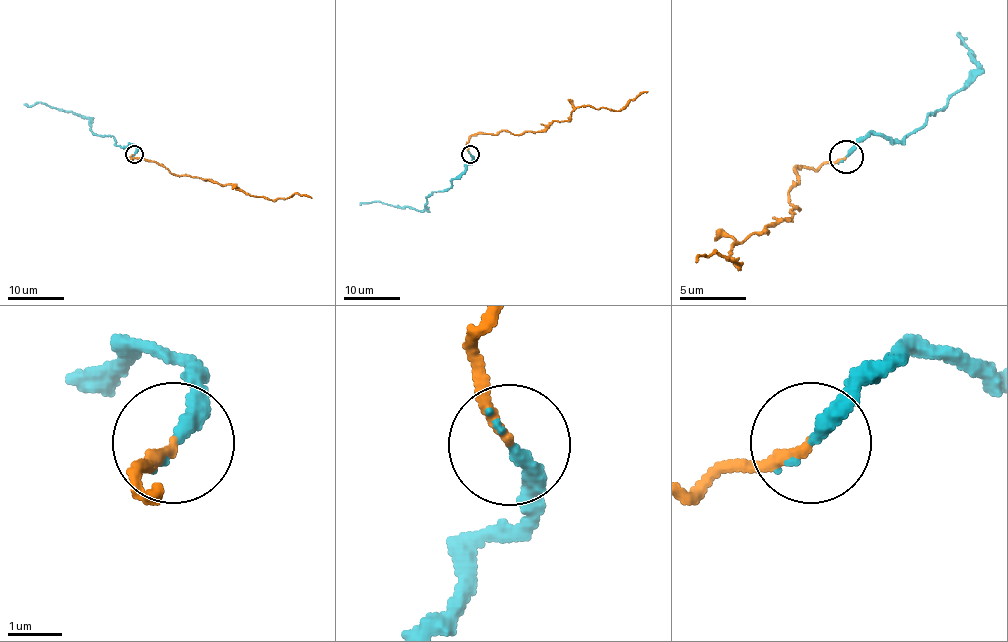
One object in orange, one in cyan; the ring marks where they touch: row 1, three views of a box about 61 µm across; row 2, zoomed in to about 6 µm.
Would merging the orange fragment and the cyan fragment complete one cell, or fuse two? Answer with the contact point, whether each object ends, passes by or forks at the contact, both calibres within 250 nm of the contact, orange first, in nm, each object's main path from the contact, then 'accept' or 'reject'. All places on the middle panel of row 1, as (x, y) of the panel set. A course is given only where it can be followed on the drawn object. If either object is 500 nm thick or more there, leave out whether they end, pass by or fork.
at (470, 154); orange ends there; cyan ends there; 180 nm thick on the orange side, 280 nm on the other; orange runs (470, 155), (471, 135), (537, 132), (586, 106), (620, 111), (648, 92); cyan runs (470, 155), (470, 163), (447, 190), (432, 192), (422, 211), (379, 201), (359, 205); accept

